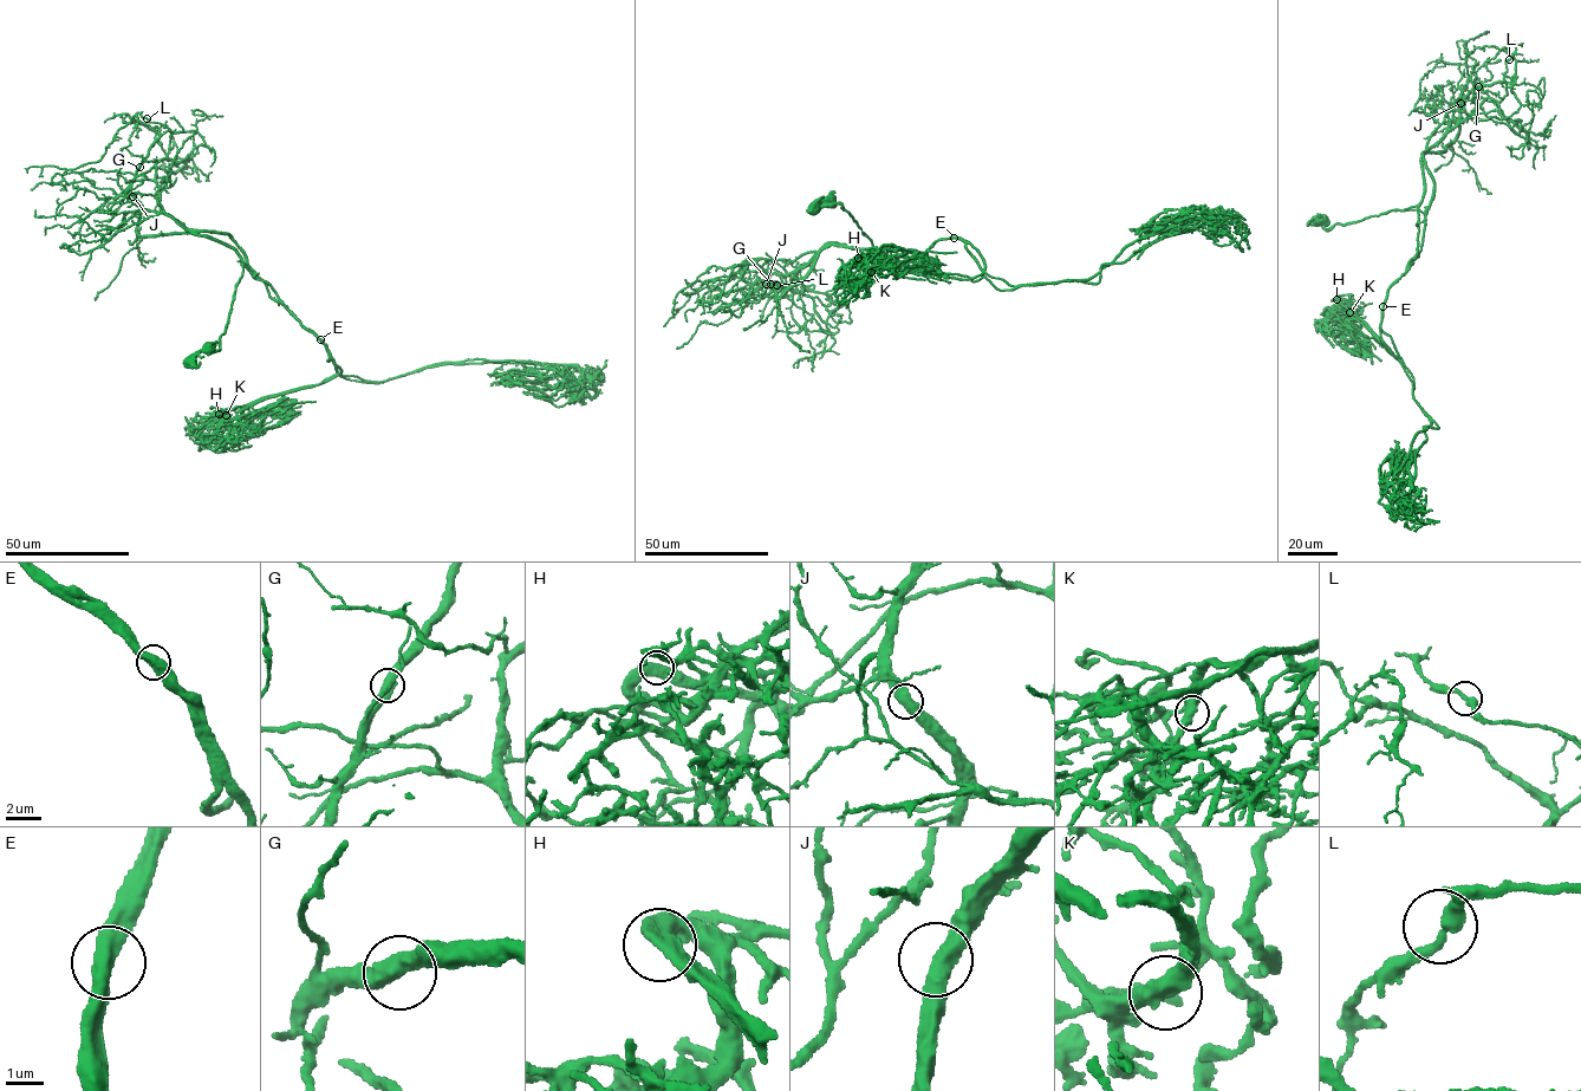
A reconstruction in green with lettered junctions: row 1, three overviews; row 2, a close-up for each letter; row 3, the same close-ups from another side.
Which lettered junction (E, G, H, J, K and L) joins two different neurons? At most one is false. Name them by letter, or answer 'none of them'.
E

